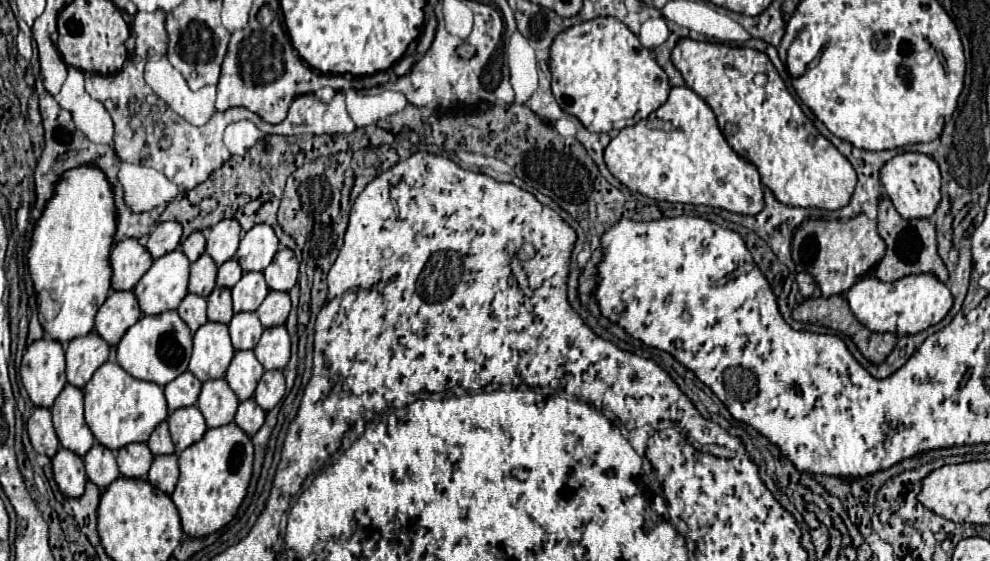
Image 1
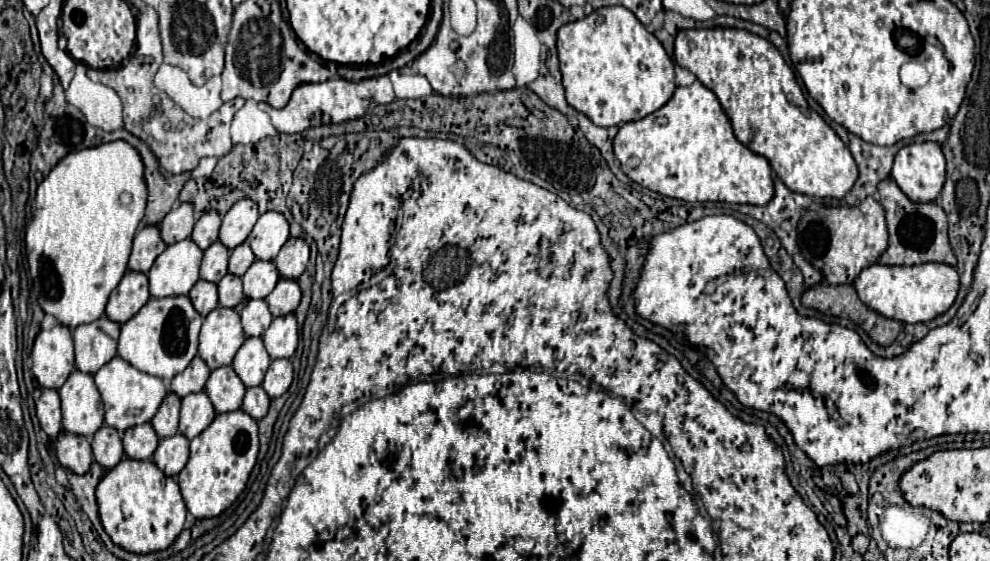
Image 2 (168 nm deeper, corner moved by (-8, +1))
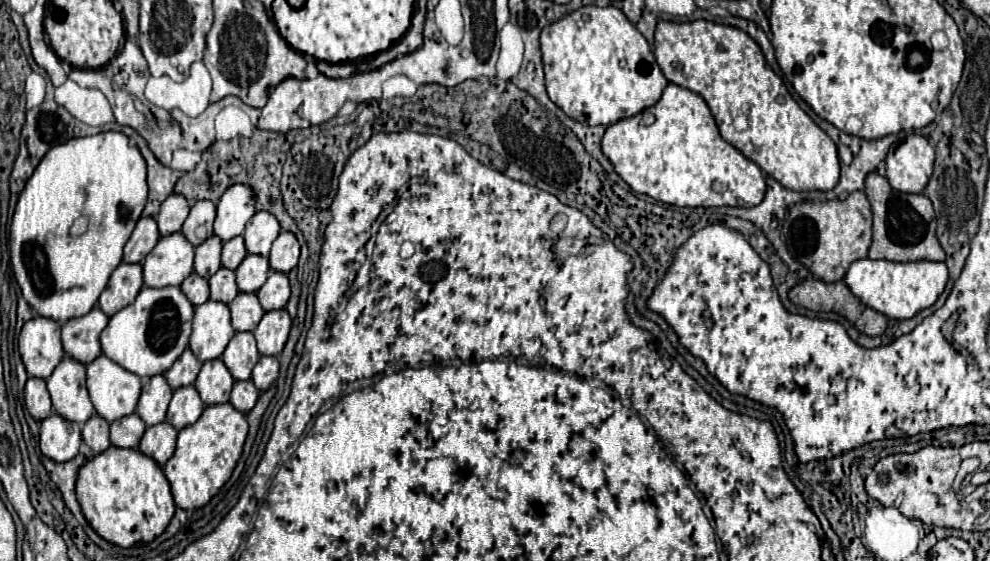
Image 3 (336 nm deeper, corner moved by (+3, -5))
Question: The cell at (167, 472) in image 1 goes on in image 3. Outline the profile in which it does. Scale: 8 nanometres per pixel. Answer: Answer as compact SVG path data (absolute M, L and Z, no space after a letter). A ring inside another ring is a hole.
M159 422L155 426L147 426L139 442L139 450L163 466L175 452L175 440L177 430L169 422Z

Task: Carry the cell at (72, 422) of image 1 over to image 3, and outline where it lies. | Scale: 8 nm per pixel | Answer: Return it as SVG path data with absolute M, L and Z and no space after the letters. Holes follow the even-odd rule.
M65 354L53 374L47 378L47 390L53 400L53 410L59 412L63 418L85 424L95 414L85 388L83 362Z

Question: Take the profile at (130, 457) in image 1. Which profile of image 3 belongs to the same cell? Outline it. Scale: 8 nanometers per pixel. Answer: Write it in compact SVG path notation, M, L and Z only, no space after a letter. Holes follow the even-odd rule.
M129 414L111 424L111 444L119 448L135 448L145 432L145 424L139 414Z

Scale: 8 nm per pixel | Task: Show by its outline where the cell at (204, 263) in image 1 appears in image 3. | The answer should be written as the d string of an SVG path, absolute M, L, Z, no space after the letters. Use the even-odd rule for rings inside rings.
M211 236L195 248L195 272L199 276L209 278L221 268L221 246L219 236Z

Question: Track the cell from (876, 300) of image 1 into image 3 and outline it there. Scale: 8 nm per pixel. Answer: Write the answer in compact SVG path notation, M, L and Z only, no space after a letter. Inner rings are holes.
M861 258L849 266L843 280L851 288L851 292L857 294L869 308L875 308L887 318L905 320L913 318L919 310L929 308L939 298L939 294L947 284L947 266L945 262L931 262L931 260L891 262L891 260Z

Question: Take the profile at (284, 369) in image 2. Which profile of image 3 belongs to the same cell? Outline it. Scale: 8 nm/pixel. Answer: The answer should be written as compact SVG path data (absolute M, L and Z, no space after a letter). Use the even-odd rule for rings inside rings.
M261 356L253 368L251 380L263 392L267 390L279 376L279 360L275 356Z

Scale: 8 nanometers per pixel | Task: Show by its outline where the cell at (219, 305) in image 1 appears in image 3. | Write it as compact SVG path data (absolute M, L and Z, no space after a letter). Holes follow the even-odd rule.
M223 266L209 278L209 286L211 286L211 300L217 300L217 302L229 304L239 294L237 282L235 282L235 270L229 270Z

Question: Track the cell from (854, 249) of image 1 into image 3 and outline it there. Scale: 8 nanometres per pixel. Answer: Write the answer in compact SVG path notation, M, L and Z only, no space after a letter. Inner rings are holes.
M861 190L851 192L845 200L799 202L787 210L781 232L791 256L807 266L815 278L823 282L843 280L851 262L867 258L871 246L871 206Z

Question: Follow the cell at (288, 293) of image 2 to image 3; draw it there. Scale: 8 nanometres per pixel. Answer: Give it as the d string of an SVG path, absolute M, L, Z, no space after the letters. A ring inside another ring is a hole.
M271 272L267 282L259 288L257 296L259 296L259 302L263 306L263 310L279 310L279 308L285 308L287 300L289 300L289 278L285 272Z

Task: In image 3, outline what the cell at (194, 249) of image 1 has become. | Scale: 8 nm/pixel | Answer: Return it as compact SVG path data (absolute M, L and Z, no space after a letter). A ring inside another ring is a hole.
M199 200L191 208L181 232L193 246L199 246L213 234L213 220L215 220L215 204L211 200Z

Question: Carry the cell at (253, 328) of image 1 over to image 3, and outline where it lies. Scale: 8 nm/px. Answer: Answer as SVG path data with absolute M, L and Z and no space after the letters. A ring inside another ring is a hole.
M239 292L231 304L231 320L233 320L233 328L237 332L245 332L245 330L255 330L259 320L263 318L265 310L259 304L259 298L255 292Z

